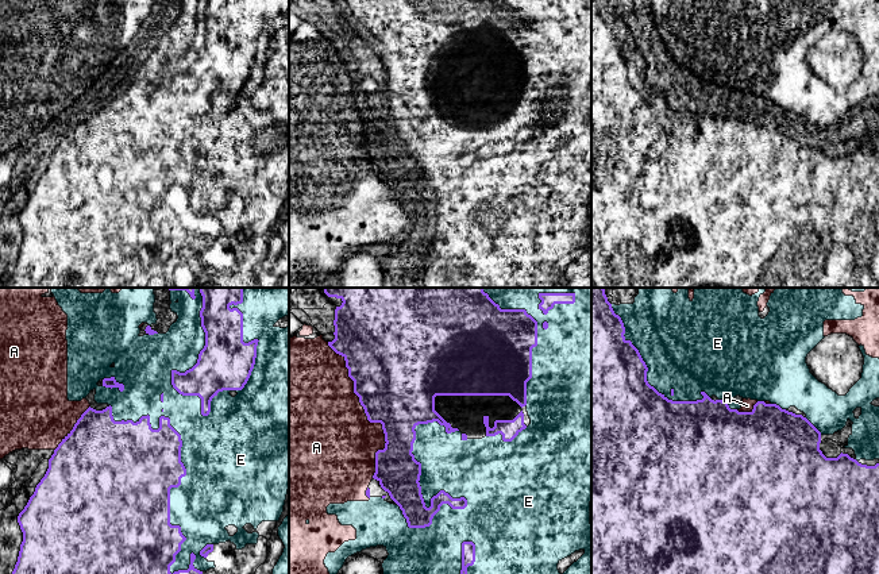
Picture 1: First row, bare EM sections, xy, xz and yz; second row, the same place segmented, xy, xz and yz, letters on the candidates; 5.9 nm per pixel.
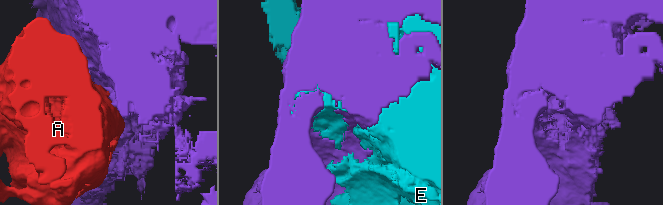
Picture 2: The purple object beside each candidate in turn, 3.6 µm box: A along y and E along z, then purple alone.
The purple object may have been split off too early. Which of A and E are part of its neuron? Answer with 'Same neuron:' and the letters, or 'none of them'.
Same neuron: E

